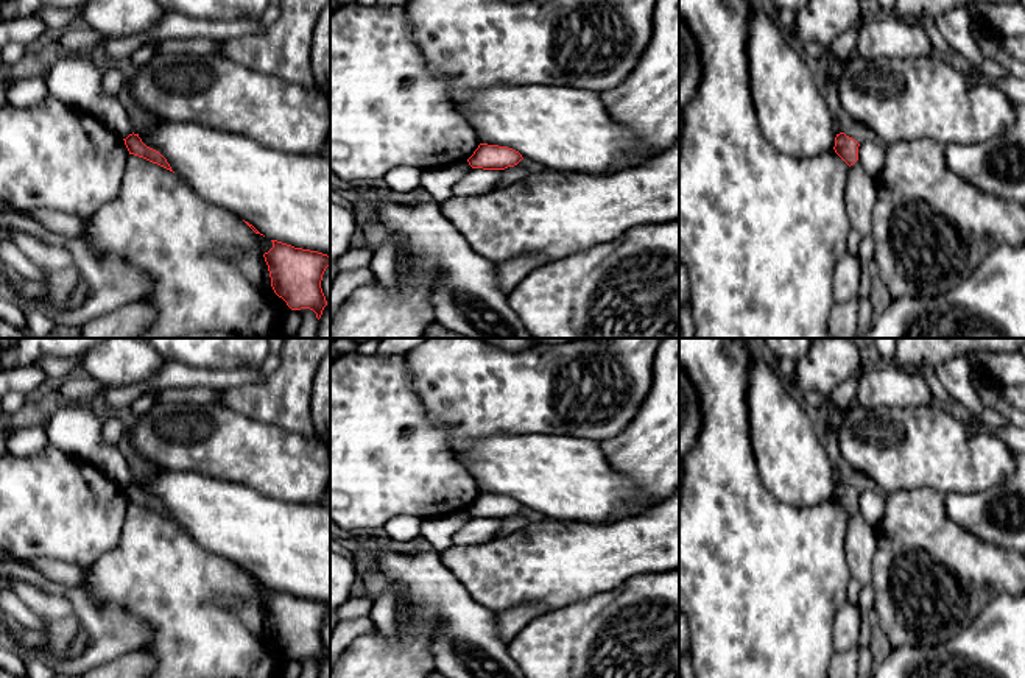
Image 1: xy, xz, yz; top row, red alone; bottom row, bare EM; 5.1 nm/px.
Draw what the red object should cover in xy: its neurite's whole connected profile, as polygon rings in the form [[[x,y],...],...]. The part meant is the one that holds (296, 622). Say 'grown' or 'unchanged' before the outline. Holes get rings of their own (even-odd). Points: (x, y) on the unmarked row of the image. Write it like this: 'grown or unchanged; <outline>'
unchanged; [[[271,589],[273,597],[263,603],[268,614],[271,636],[291,659],[310,658],[319,669],[327,655],[321,637],[330,605],[294,597],[291,594]]]

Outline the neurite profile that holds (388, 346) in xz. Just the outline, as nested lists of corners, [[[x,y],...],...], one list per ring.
[[[383,338],[379,341],[377,354],[388,357],[393,354],[407,354],[413,348],[422,344],[428,338]]]

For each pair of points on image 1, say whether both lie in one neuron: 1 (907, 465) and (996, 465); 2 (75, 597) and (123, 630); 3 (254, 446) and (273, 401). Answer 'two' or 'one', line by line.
1: one
2: one
3: two

